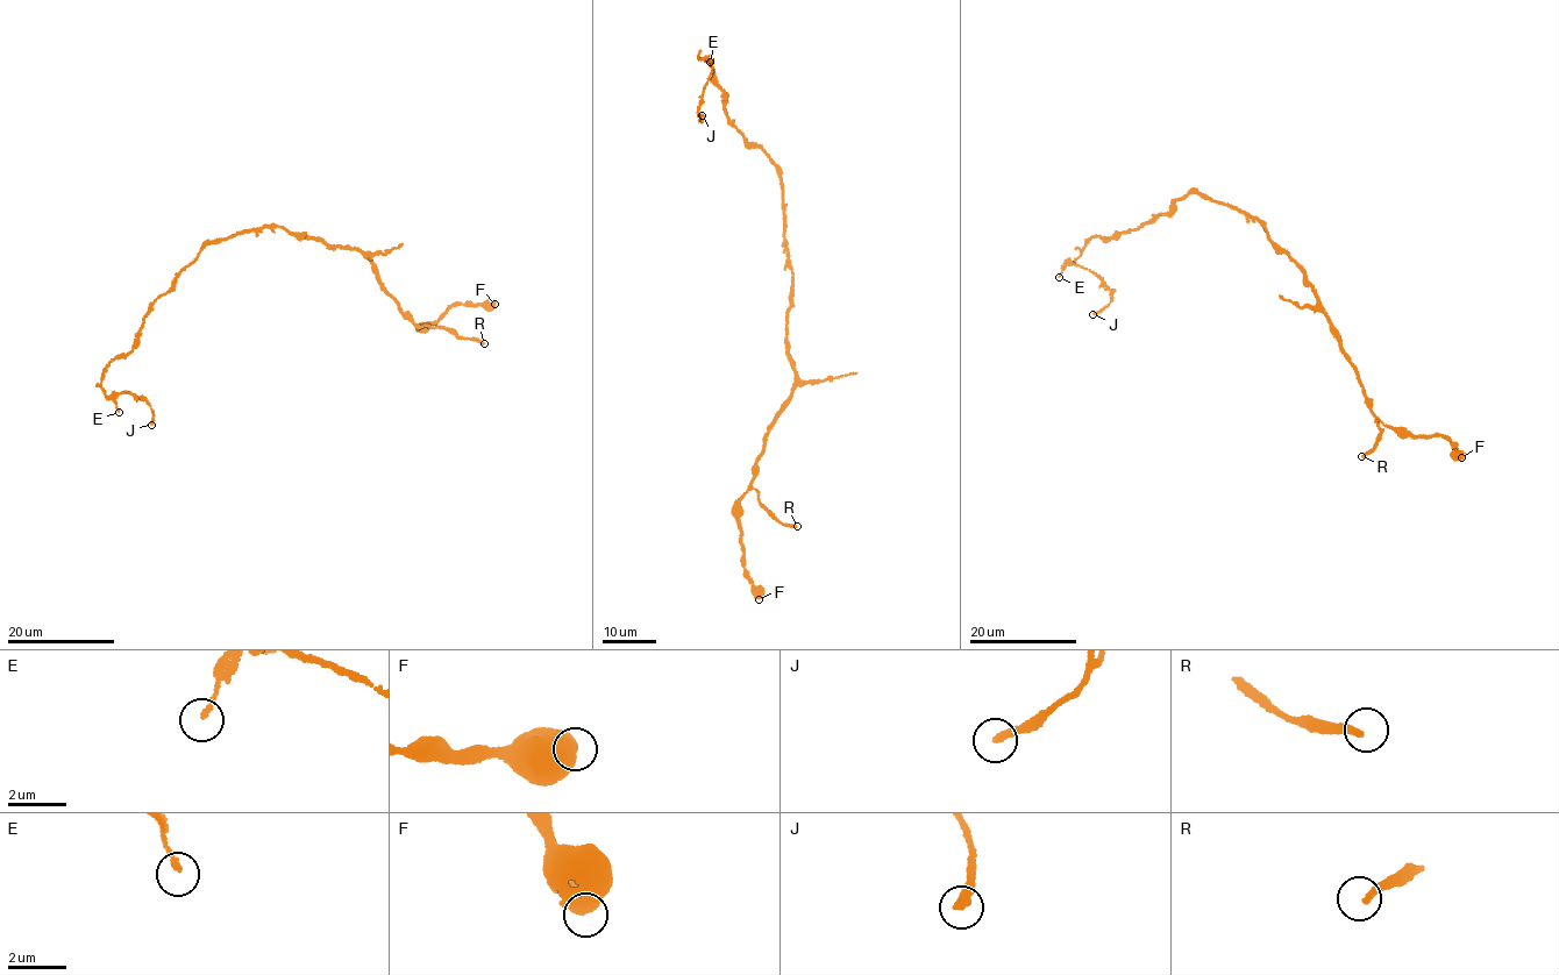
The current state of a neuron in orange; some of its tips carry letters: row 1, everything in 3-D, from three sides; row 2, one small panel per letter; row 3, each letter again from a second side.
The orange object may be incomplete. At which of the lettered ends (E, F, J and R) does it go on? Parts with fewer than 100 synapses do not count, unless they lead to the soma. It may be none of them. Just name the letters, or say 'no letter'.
R

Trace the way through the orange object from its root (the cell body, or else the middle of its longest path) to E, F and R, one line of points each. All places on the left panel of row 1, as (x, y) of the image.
E: (261, 229), (203, 247), (154, 303), (132, 350), (109, 362), (101, 379), (105, 396), (112, 398), (119, 412)
F: (261, 229), (276, 225), (360, 253), (398, 311), (419, 328), (443, 317), (460, 301), (495, 304)
R: (261, 229), (276, 225), (353, 248), (370, 262), (404, 317), (484, 343)

